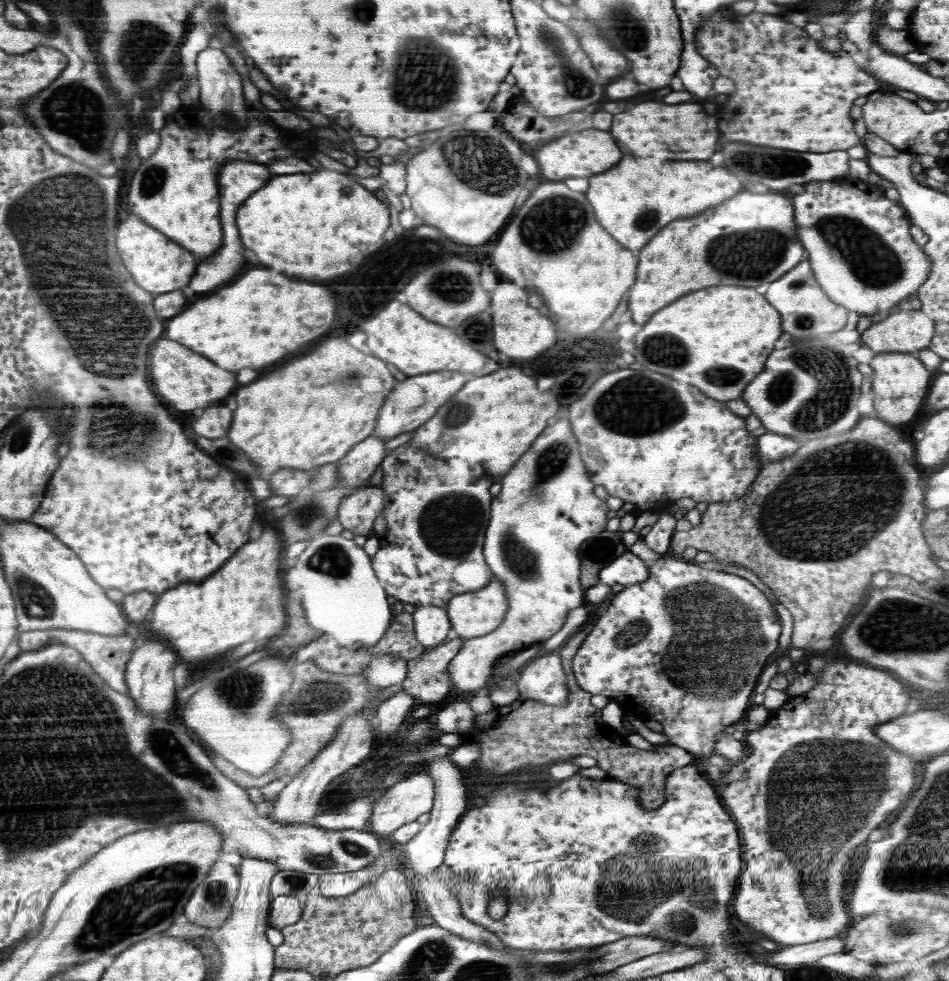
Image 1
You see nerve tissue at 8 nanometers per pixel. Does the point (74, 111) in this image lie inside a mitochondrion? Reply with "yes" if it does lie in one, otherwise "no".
yes

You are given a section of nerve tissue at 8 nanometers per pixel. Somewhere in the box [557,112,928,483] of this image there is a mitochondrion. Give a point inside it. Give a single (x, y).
(816, 392)

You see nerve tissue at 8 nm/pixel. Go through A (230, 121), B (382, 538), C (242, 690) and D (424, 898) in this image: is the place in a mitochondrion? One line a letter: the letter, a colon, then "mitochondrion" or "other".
A: other
B: other
C: mitochondrion
D: other

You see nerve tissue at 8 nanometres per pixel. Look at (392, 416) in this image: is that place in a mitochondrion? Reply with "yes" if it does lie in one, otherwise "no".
no

